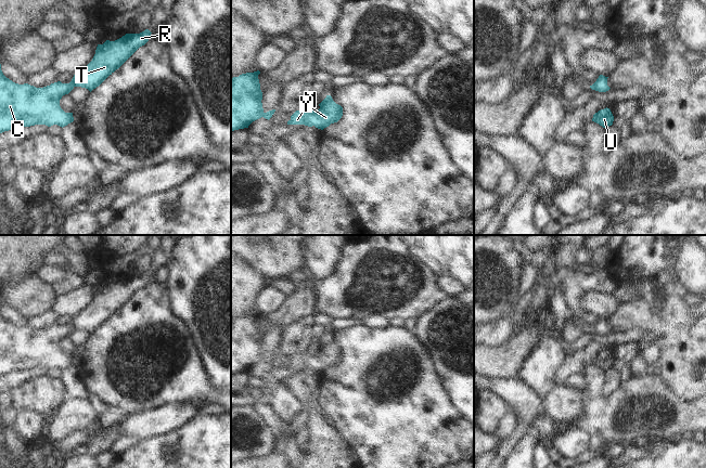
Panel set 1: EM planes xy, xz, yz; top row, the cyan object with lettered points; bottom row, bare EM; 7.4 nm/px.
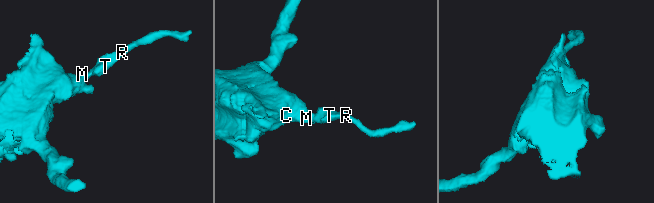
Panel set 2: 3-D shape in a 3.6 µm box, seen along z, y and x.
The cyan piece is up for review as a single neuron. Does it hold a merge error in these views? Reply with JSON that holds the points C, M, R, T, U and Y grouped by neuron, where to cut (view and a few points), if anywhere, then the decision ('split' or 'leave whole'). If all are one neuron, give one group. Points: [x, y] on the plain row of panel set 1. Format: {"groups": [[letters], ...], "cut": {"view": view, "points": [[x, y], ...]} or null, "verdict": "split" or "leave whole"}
{"groups": [["C", "M", "R", "T", "U", "Y"]], "cut": null, "verdict": "leave whole"}

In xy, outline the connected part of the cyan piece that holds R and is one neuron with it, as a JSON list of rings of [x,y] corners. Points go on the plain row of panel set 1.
[[[145,272],[140,276],[126,276],[115,284],[106,283],[98,287],[92,303],[75,316],[69,326],[57,324],[43,330],[18,327],[3,317],[0,307],[0,376],[35,367],[57,367],[63,370],[73,365],[73,355],[65,355],[60,349],[62,339],[75,329],[91,335],[144,288],[151,276]]]

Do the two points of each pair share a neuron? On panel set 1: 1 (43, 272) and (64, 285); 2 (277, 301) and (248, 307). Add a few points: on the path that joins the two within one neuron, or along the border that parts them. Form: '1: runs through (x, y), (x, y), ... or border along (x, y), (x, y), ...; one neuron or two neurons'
1: runs through (49, 273), (59, 280); one neuron
2: border along (269, 283), (258, 298), (258, 312); two neurons

